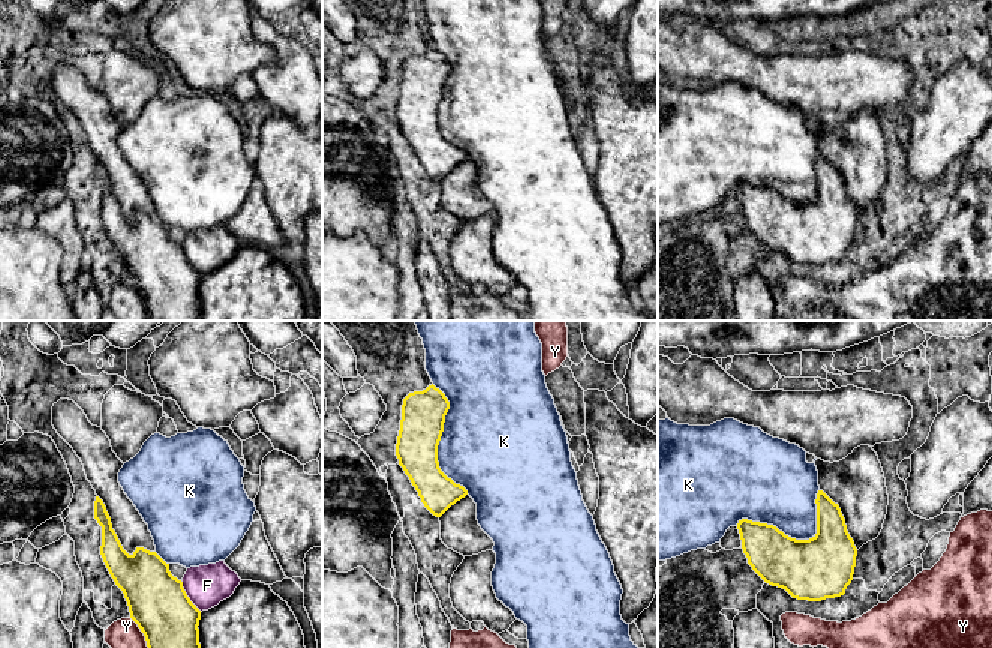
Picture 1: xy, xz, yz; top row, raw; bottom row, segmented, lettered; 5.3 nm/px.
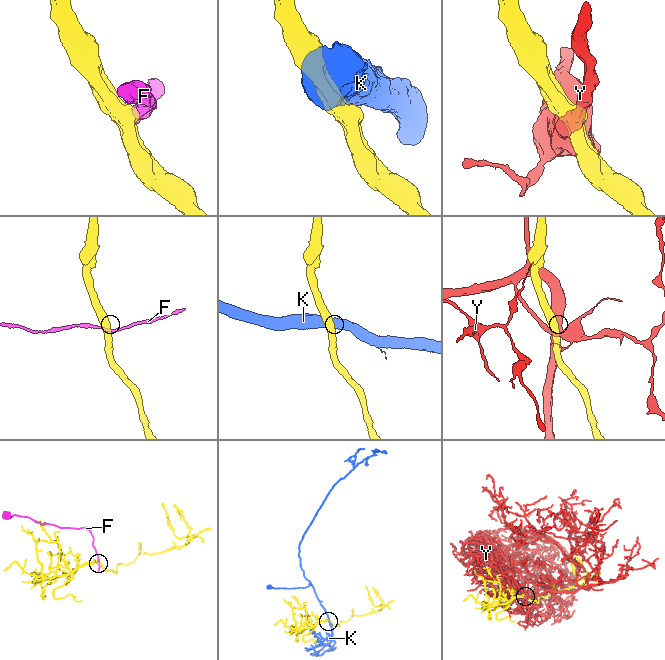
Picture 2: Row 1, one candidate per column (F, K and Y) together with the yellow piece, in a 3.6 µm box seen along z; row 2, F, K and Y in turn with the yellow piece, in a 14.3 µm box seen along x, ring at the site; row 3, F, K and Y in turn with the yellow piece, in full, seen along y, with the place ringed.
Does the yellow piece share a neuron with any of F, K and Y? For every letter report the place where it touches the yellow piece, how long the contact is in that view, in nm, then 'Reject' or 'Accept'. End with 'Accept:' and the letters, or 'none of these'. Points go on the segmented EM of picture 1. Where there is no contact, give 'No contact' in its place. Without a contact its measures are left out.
F: Touches yellow at xy (186, 596). Shared border 200 nm. Reject
K: Touches yellow at yz (797, 540). Shared border 480 nm. Reject
Y: Touches yellow at xy (141, 630). Shared border 200 nm. Reject
Accept: none of these

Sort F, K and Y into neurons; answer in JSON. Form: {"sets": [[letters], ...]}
{"sets": [["F"], ["K"], ["Y"]]}

